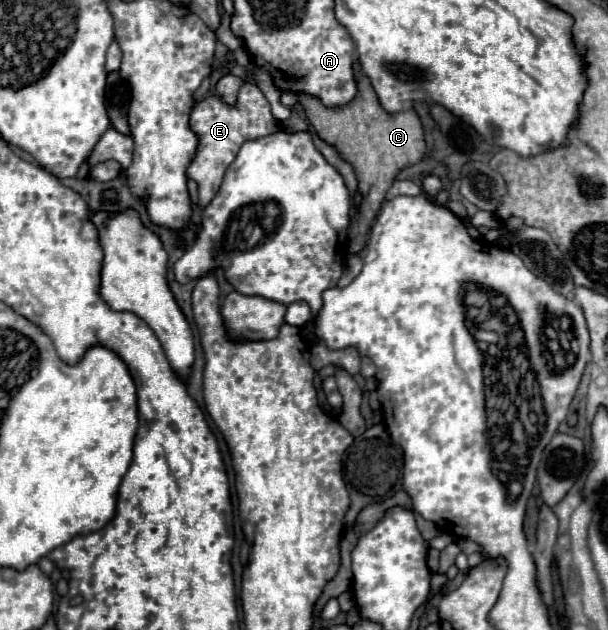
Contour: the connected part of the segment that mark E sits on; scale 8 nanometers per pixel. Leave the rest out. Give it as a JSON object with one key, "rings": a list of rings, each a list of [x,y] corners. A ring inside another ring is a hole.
{"rings":[[[245,83],[241,87],[239,101],[235,107],[225,105],[219,97],[205,97],[203,101],[199,101],[189,115],[189,127],[199,137],[195,157],[187,167],[187,177],[199,185],[199,203],[197,203],[199,209],[205,209],[211,203],[211,199],[219,191],[227,167],[233,163],[245,141],[255,141],[281,129],[279,121],[275,121],[271,115],[271,107],[265,95],[261,93],[259,87],[251,83]]]}

